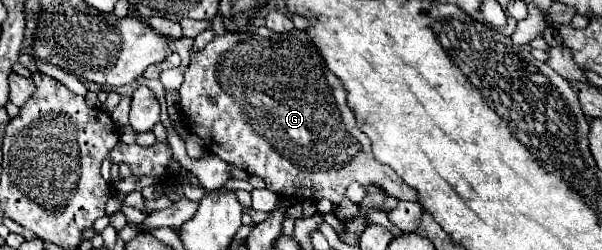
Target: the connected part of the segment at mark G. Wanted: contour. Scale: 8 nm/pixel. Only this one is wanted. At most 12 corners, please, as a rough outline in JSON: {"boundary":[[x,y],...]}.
{"boundary":[[306,31],[216,35],[178,91],[212,153],[278,195],[352,181],[372,157]]}

